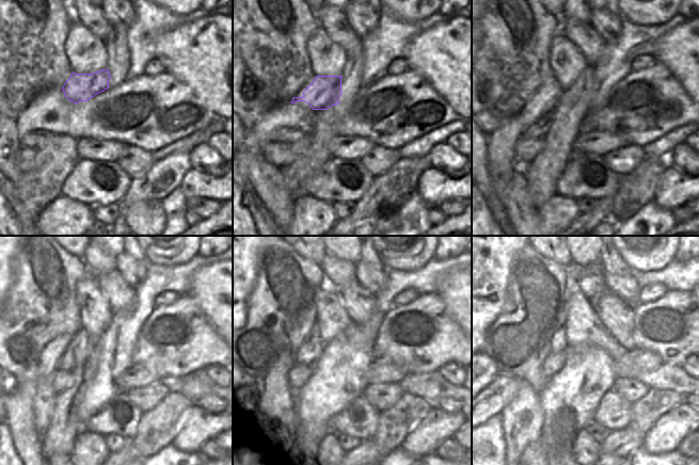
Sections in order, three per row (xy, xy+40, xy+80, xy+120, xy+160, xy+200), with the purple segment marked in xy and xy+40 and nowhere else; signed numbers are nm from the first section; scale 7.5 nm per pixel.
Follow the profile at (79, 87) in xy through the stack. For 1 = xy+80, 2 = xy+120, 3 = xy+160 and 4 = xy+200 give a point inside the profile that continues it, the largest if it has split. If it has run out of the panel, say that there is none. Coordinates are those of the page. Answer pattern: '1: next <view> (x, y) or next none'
1: next xy+80 (556, 105)
2: next xy+120 (61, 353)
3: next xy+160 (281, 410)
4: next xy+200 (522, 419)

